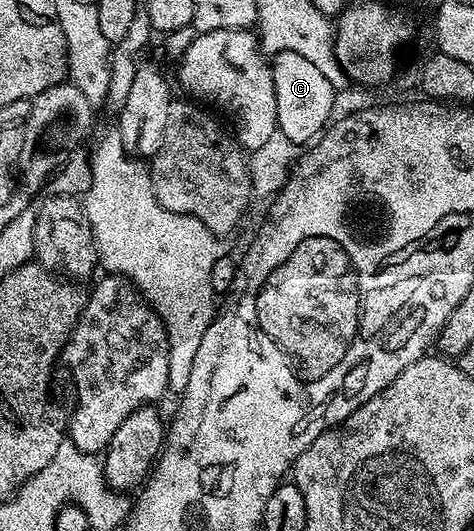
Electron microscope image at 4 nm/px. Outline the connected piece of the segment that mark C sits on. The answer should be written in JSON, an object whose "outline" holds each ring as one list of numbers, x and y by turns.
{"outline":[[281,51,270,58,273,87,277,91,278,132,285,134,290,141,302,143,318,138,328,128,335,109,336,89,317,68,294,51]]}

